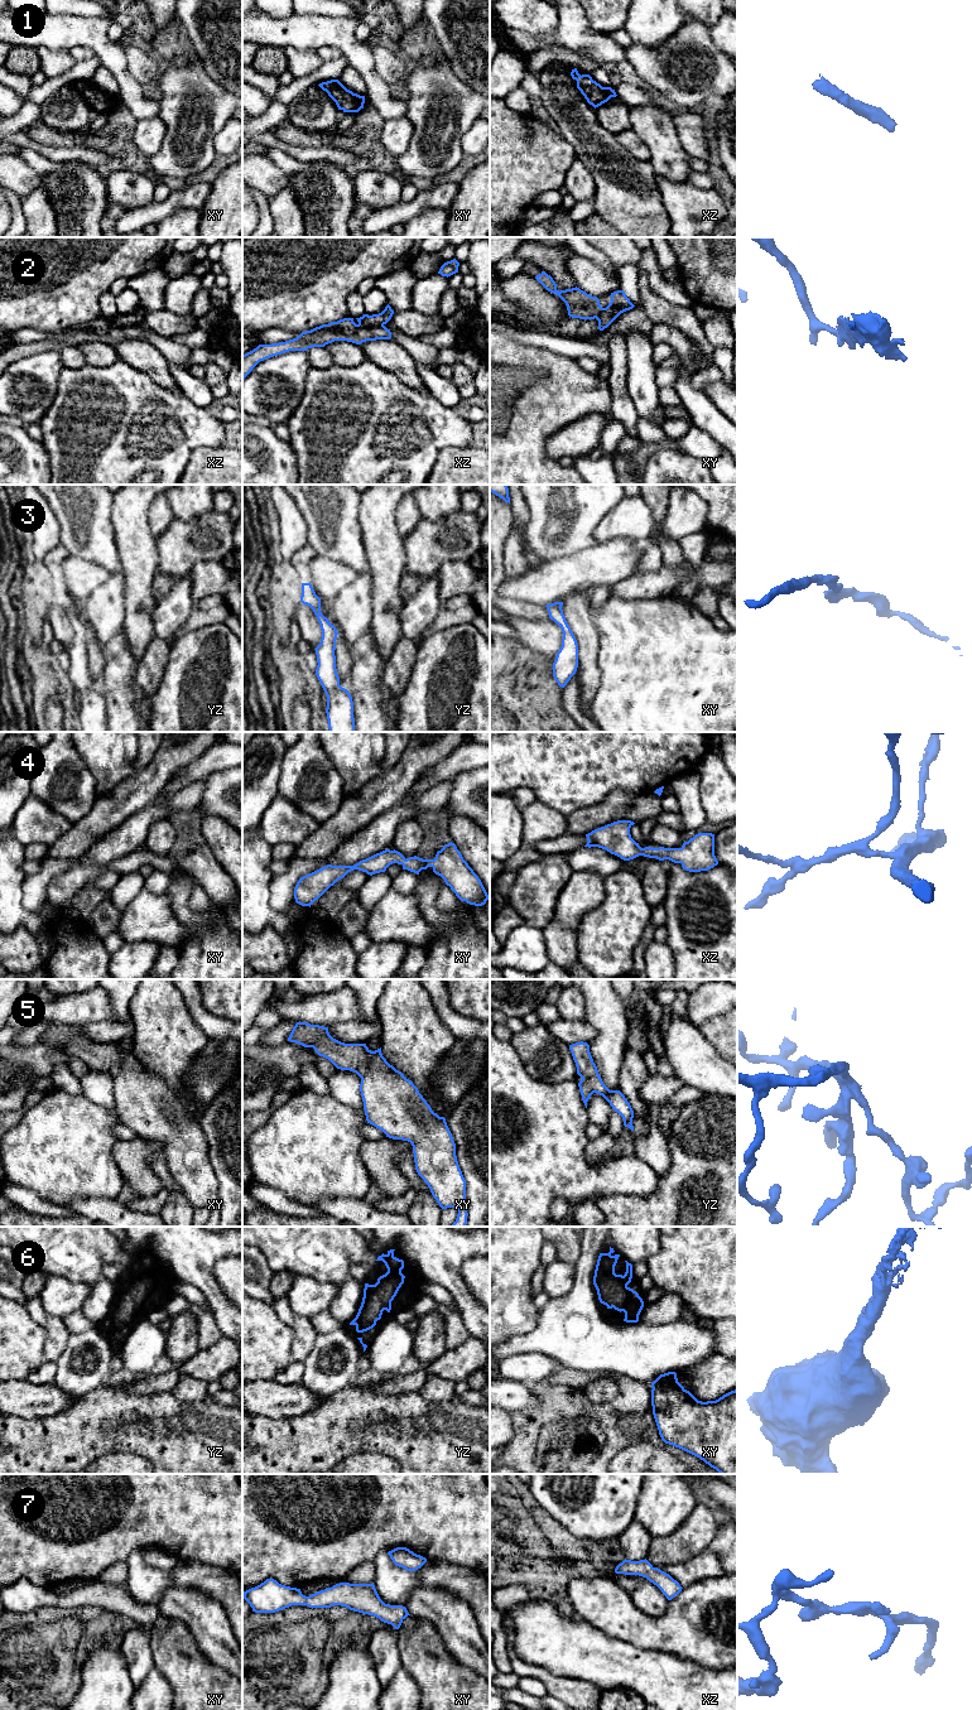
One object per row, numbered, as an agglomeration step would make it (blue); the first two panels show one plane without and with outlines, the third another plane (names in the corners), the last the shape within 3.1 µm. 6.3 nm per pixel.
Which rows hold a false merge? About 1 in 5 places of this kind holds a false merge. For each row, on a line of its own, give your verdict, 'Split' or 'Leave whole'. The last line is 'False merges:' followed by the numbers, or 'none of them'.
1: Leave whole
2: Split
3: Leave whole
4: Leave whole
5: Leave whole
6: Leave whole
7: Leave whole
False merges: 2

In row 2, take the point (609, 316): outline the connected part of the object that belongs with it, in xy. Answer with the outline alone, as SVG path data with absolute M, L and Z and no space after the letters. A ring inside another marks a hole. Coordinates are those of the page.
M610 308L602 312L596 319L598 321L598 329L603 331L607 328L621 313L624 313L620 308Z

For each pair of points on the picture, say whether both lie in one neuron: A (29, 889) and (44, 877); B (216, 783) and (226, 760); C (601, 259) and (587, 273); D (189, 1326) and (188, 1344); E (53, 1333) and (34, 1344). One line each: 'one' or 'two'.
A: one
B: two
C: two
D: one
E: two

